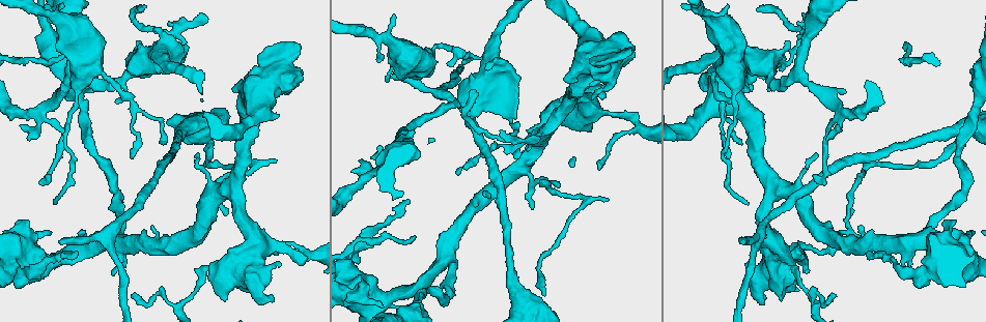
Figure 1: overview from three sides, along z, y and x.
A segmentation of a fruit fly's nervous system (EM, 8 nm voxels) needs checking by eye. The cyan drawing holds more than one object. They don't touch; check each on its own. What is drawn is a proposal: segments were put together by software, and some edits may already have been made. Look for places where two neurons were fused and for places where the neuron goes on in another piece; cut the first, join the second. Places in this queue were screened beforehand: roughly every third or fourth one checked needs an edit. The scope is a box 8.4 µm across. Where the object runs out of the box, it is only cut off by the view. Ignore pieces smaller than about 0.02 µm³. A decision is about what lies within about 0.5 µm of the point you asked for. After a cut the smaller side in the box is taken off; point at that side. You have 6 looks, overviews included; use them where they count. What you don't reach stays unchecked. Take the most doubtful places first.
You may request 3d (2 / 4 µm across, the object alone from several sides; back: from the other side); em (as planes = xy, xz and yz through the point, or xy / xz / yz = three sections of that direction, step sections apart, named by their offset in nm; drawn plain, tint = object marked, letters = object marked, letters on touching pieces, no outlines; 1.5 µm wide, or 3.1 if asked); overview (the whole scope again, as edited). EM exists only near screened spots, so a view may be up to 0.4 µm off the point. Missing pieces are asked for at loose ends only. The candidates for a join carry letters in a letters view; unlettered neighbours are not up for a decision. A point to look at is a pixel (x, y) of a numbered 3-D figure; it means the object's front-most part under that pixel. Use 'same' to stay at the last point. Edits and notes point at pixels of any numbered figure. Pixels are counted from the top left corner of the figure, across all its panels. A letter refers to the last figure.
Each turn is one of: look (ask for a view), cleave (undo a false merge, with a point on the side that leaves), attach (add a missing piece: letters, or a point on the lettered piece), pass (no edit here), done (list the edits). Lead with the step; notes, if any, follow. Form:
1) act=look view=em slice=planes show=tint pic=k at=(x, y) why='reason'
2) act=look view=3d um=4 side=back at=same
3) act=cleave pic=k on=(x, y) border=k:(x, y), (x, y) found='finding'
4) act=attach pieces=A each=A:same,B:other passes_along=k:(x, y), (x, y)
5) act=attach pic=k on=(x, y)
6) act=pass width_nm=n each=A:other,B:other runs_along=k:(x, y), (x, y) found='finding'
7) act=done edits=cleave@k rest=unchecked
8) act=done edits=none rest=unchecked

act=look view=3d um=2 pic=1 at=(394, 79) why='branch stops here'

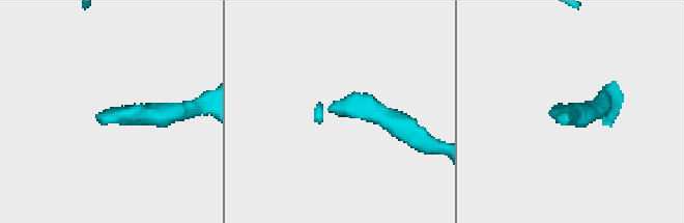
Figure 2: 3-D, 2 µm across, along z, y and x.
act=look view=em slice=planes show=plain pic=2 at=(101, 121) why='need the tissue'

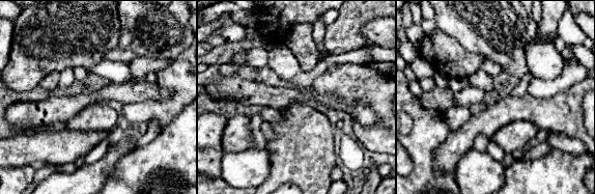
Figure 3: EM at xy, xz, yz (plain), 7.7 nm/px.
act=look view=em slice=planes show=letters at=same

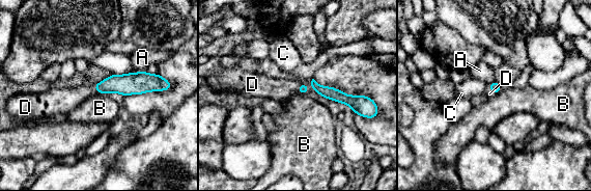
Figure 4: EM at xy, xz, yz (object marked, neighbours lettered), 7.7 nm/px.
act=attach pieces=D longest_contact=B:110nm each=A:other,B:other,C:other,D:same found='the neuron continues'

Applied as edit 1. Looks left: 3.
act=look view=overview

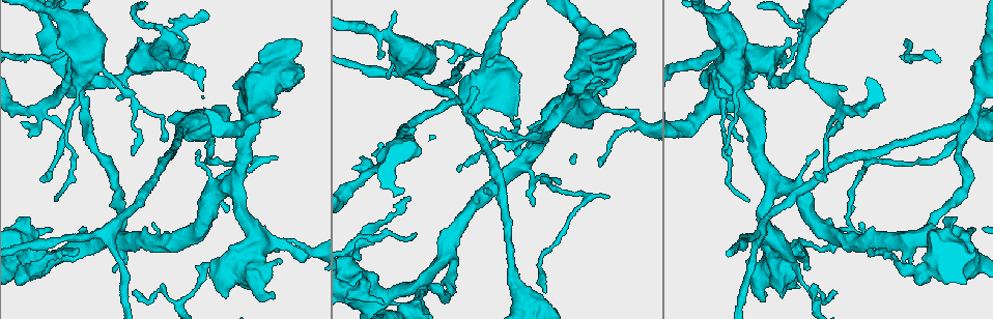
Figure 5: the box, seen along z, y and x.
act=look view=3d um=4 pic=5 at=(518, 88) why='branch stops here'

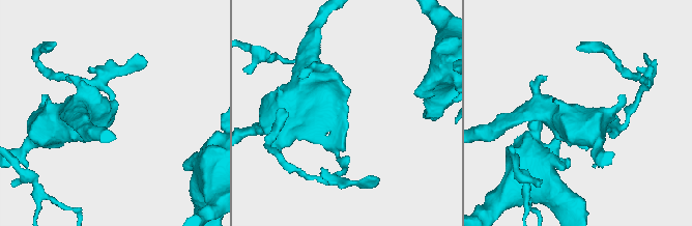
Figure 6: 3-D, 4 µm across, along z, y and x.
act=look view=em slice=planes show=letters pic=6 at=(346, 113) why='need the tissue'

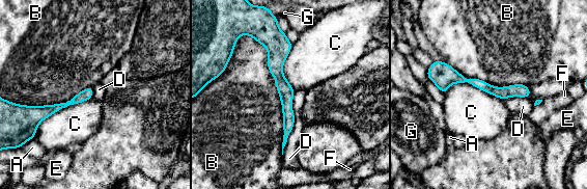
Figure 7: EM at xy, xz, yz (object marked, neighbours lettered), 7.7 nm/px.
act=pass longest_contact=B:950nm each=A:other,B:other,C:other,D:other,E:other,F:other,G:other border=7:(91, 97), (51, 113), (35, 134) found='no lettered piece goes on from it'

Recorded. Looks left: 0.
act=done edits=attach@4 rest=unchecked

